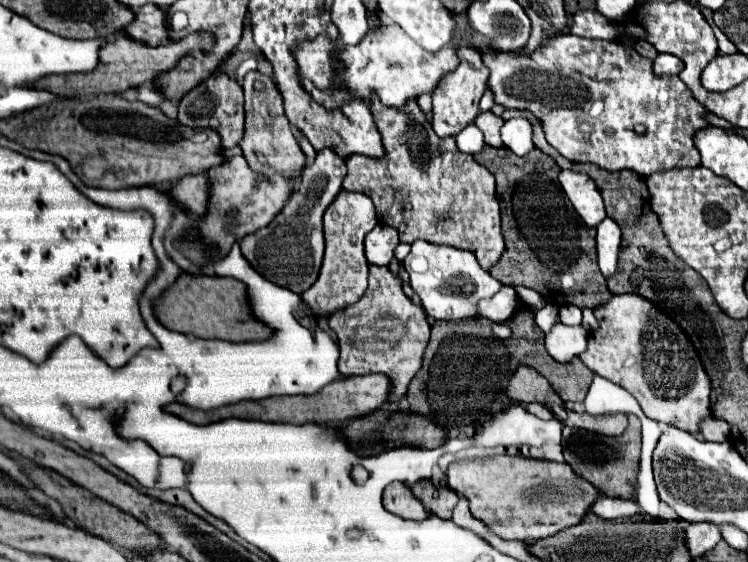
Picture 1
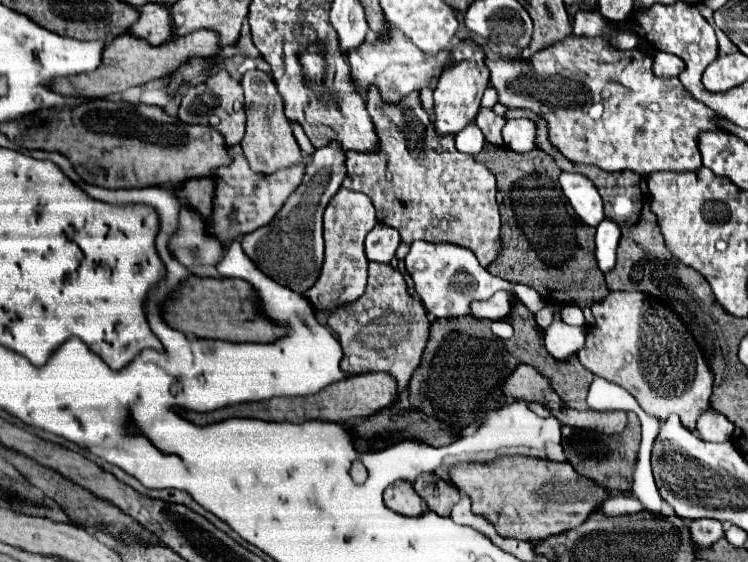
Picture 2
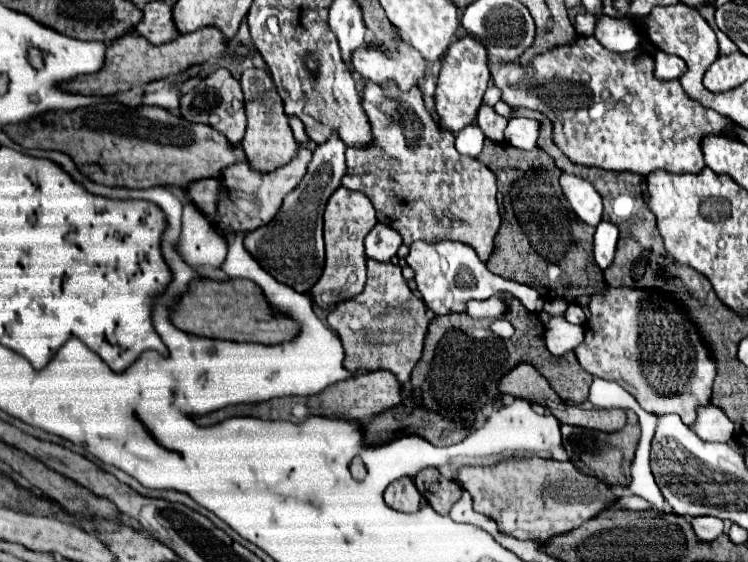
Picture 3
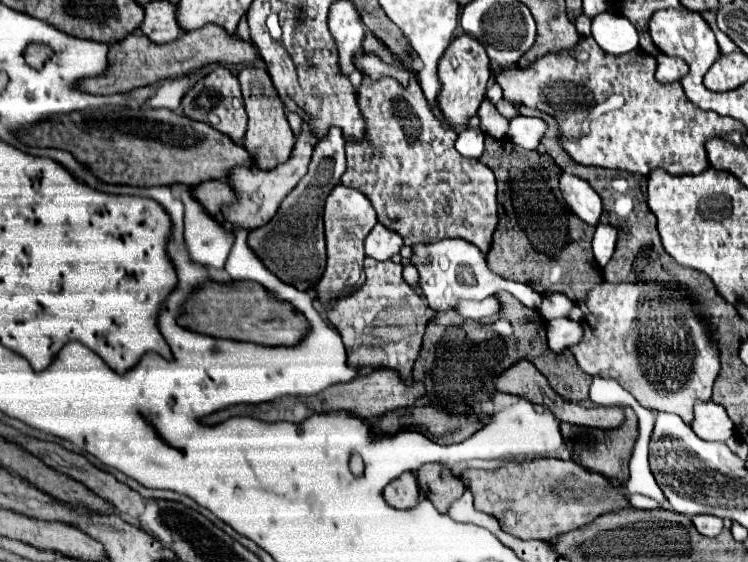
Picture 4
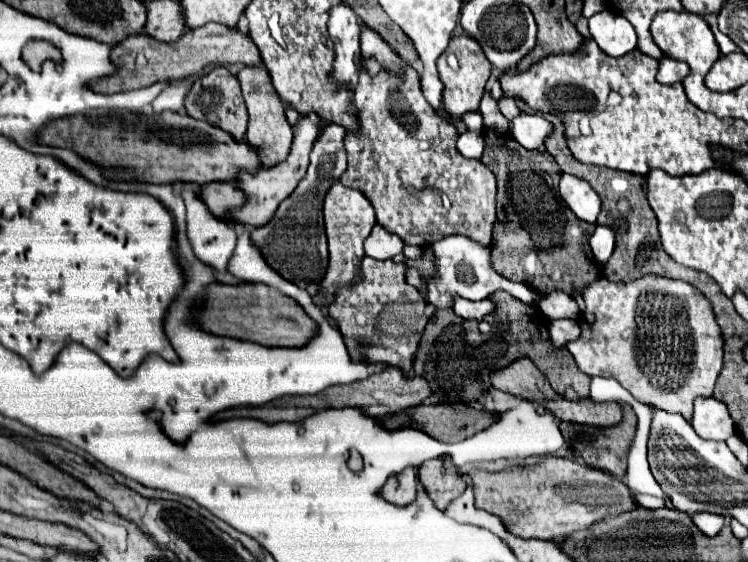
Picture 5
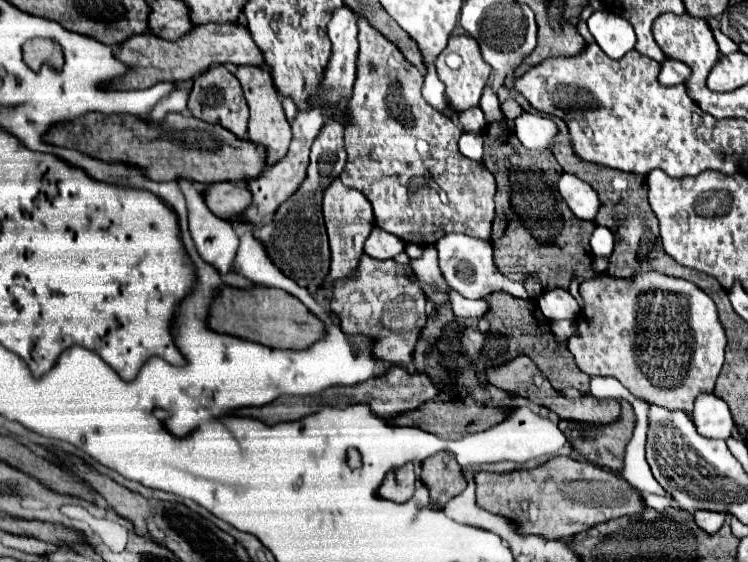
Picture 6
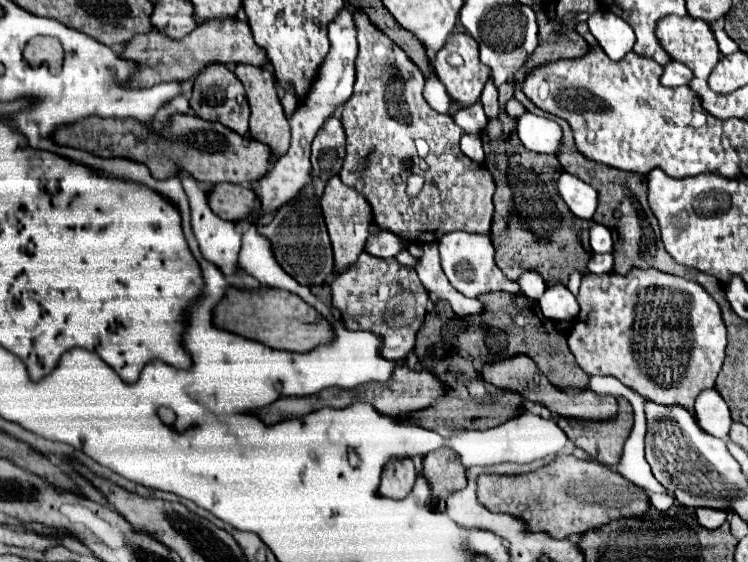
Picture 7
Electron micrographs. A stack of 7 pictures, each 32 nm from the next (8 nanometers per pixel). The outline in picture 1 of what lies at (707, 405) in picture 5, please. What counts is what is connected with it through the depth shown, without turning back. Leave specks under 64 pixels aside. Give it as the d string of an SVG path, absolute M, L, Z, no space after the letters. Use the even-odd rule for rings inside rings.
M710 414L700 422L700 436L710 442L726 442L730 436L730 424Z

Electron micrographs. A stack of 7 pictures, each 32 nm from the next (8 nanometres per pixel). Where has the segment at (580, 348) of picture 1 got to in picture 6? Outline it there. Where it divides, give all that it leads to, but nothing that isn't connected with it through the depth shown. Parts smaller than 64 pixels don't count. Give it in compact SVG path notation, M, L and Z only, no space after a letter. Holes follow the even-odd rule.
M558 320L552 324L552 332L558 340L568 340L572 334L576 334L576 324L572 320Z

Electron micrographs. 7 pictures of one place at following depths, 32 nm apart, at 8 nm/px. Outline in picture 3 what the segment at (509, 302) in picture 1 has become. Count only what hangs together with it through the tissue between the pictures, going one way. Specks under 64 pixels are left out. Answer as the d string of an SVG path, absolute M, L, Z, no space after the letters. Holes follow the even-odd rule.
M494 294L488 300L482 302L468 302L464 308L464 314L468 314L470 318L498 318L500 314L504 314L504 300L502 294Z

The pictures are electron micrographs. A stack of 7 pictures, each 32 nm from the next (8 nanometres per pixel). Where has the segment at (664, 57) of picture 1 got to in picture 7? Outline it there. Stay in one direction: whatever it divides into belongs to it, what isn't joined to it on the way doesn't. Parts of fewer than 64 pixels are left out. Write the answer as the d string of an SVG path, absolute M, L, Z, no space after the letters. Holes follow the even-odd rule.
M670 60L670 62L664 66L664 74L662 74L662 78L660 78L660 82L662 82L664 86L670 86L670 88L688 86L690 80L692 80L692 72L690 72L684 64L680 64L680 62L676 62L676 60Z

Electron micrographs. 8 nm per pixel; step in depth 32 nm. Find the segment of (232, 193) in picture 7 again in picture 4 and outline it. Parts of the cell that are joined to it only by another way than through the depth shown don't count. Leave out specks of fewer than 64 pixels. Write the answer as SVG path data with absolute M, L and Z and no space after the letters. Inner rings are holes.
M208 180L196 186L194 198L200 200L200 204L212 218L216 218L220 214L222 204L236 202L236 192L232 192L232 186L226 180Z

